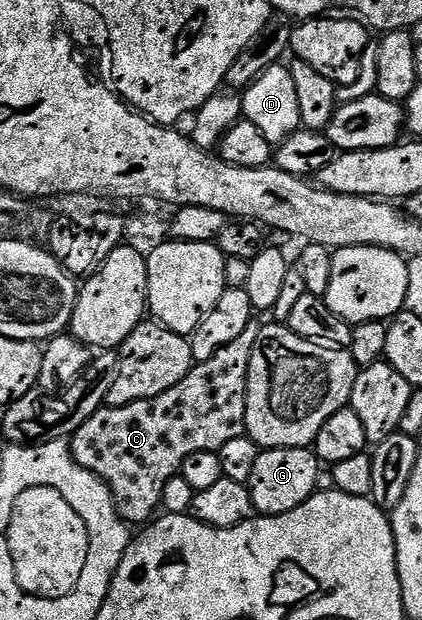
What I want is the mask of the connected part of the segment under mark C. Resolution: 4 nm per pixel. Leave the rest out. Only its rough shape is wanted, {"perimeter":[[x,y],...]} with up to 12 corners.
{"perimeter":[[260,325],[175,388],[73,433],[126,523],[148,523],[187,456],[246,437]]}

